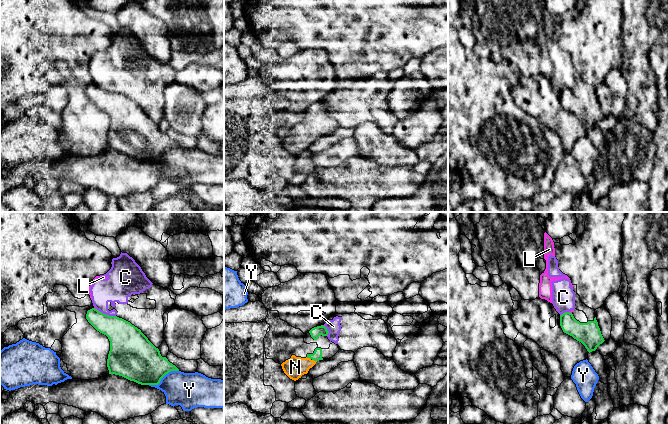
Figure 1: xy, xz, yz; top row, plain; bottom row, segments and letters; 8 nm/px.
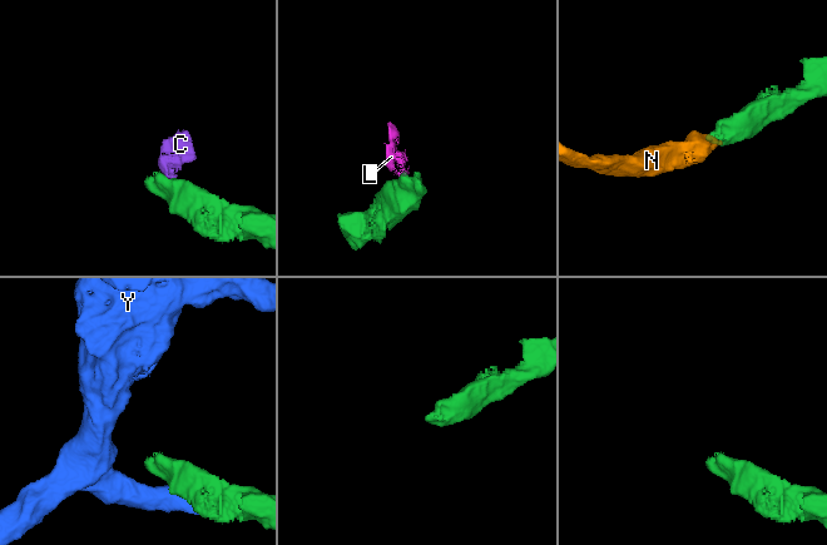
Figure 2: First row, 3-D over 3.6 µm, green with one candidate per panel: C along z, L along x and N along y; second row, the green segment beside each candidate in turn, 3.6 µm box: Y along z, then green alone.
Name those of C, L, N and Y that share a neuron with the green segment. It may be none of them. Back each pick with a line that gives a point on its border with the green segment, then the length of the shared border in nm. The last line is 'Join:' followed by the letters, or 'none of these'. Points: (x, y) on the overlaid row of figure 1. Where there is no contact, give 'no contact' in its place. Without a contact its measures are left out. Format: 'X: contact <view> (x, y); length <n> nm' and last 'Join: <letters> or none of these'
N: contact xz (314, 360); length 40 nm
Join: N

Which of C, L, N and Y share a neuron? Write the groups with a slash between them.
C L / N / Y

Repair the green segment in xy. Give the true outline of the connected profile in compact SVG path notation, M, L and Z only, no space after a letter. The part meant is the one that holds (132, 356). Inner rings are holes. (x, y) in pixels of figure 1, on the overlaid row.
M95 308L87 311L86 319L110 341L107 359L109 374L122 376L141 385L158 385L166 374L179 371L130 322L103 314Z

